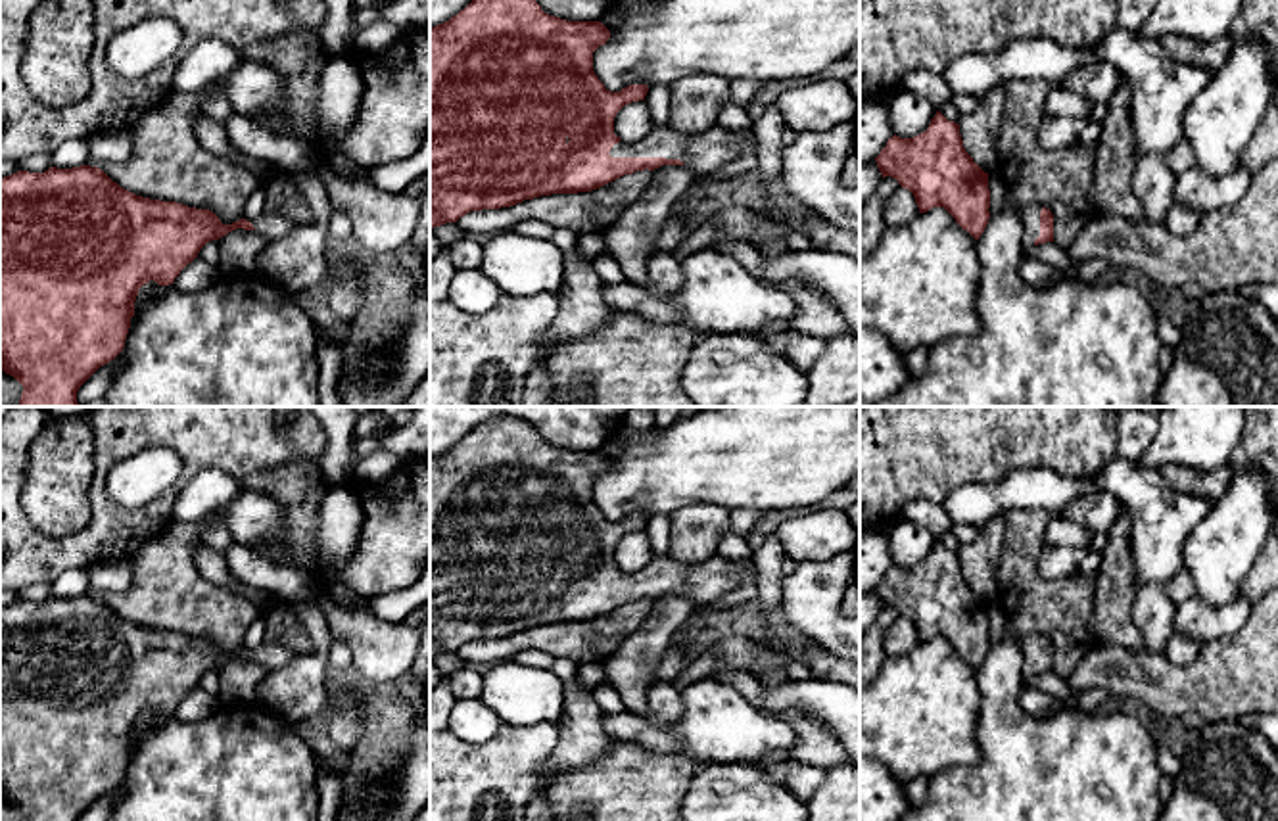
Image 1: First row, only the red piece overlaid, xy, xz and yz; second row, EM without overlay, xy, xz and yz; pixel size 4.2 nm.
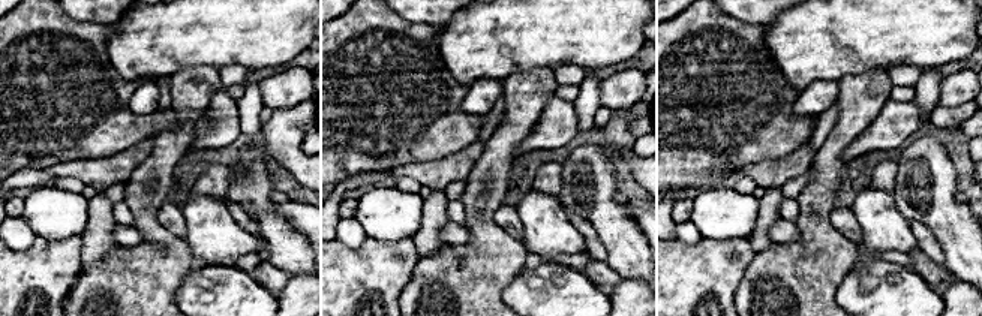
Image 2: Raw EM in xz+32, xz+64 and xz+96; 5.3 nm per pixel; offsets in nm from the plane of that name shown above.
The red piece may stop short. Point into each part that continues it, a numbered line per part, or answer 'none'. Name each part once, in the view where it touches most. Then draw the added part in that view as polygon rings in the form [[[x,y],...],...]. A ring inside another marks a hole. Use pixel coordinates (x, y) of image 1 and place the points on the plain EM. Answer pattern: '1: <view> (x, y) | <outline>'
1: xz (705, 582) | [[[652,554],[645,566],[622,568],[608,583],[610,587],[679,589],[698,606],[714,602],[745,579],[758,579],[758,568],[752,558],[733,562],[716,554],[695,566],[681,566],[668,554]]]

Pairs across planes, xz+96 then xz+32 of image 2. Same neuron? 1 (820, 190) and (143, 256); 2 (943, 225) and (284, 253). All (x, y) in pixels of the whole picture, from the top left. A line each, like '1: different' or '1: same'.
1: same
2: same

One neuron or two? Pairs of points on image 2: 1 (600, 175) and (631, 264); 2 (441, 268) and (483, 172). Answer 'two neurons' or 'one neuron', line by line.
1: one neuron
2: one neuron

